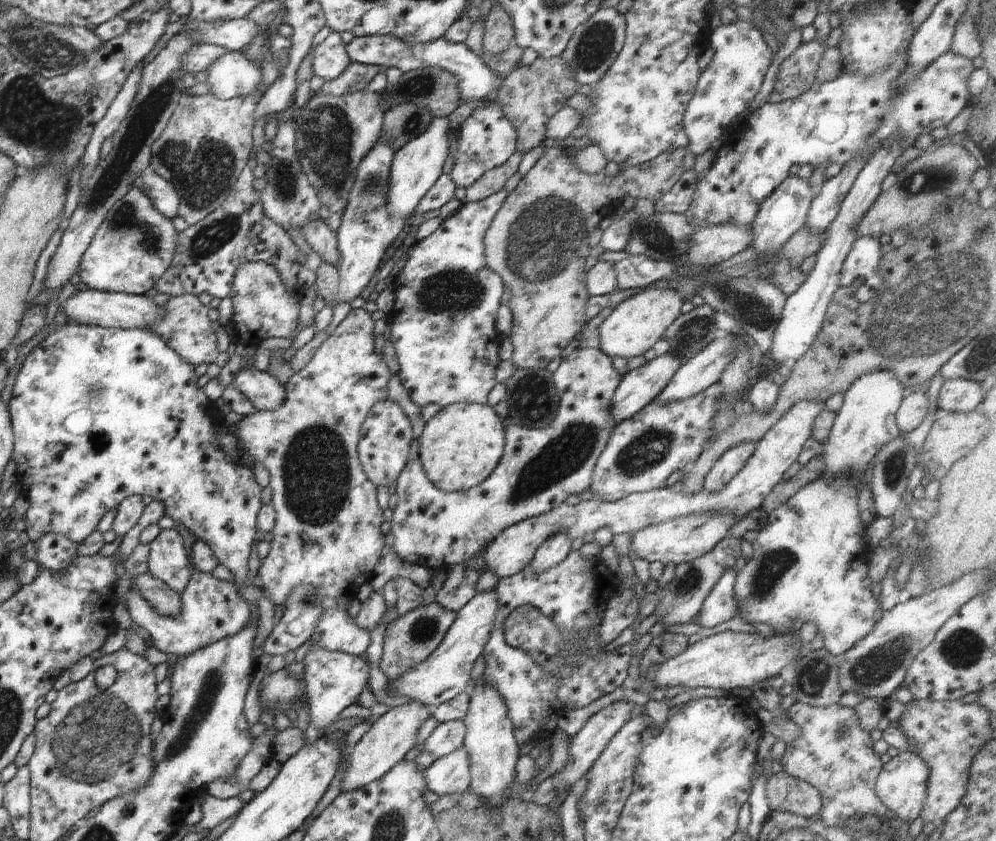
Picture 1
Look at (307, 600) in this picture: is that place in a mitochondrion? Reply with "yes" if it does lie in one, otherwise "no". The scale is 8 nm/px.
yes

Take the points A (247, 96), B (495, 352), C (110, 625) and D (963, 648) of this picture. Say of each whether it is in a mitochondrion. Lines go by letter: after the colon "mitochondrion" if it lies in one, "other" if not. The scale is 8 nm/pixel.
A: other
B: other
C: other
D: mitochondrion

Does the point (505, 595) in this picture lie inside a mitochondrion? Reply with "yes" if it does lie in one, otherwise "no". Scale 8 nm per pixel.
no

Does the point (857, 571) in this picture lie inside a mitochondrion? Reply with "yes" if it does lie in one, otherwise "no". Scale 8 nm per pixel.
no

